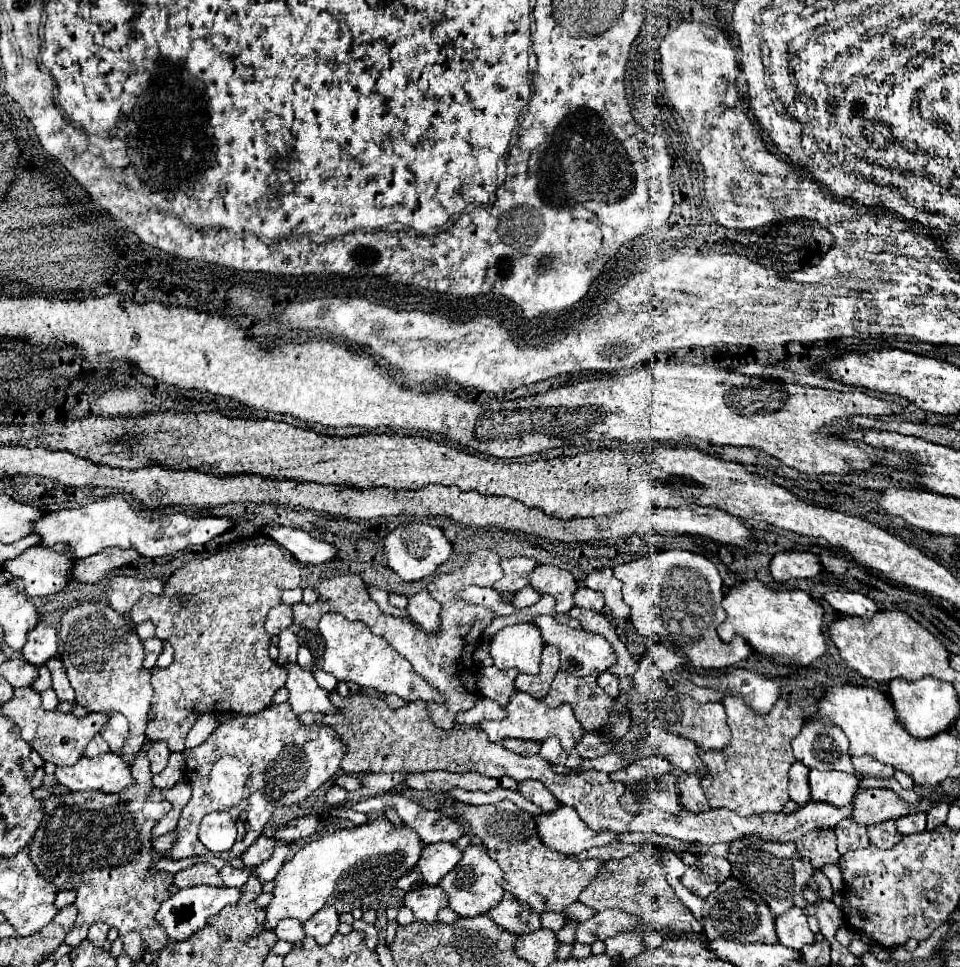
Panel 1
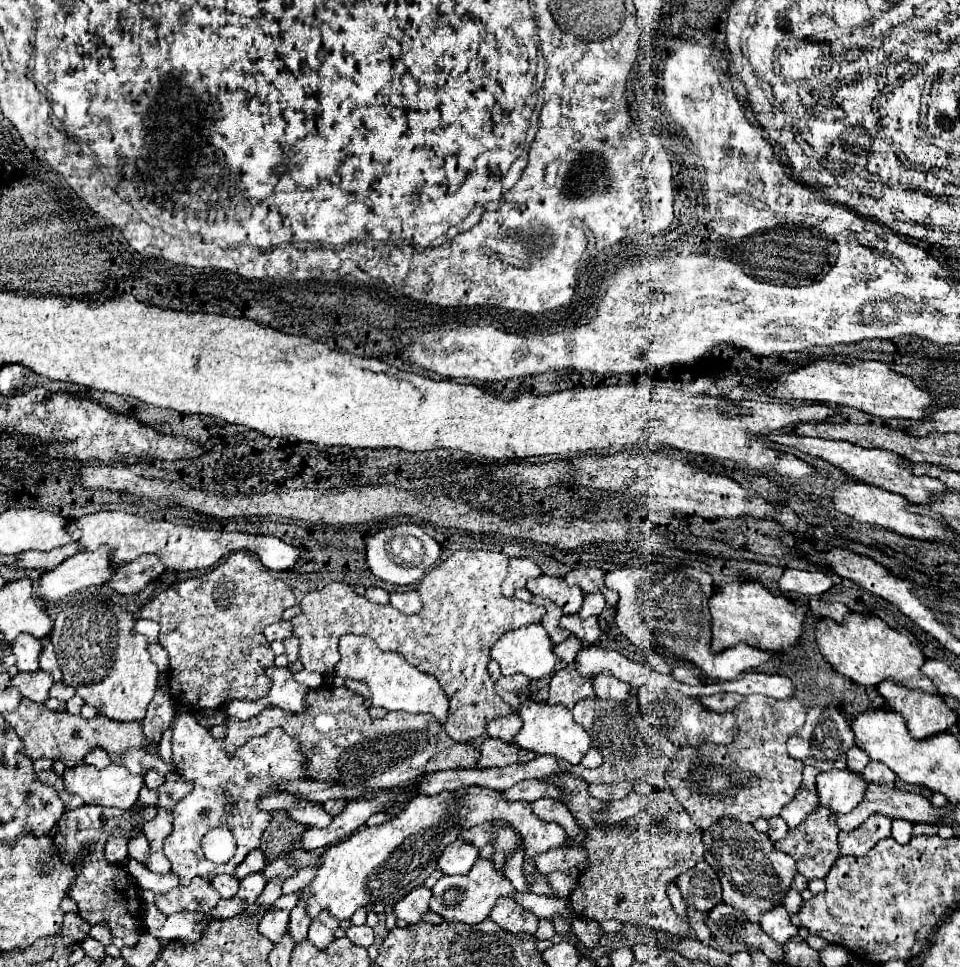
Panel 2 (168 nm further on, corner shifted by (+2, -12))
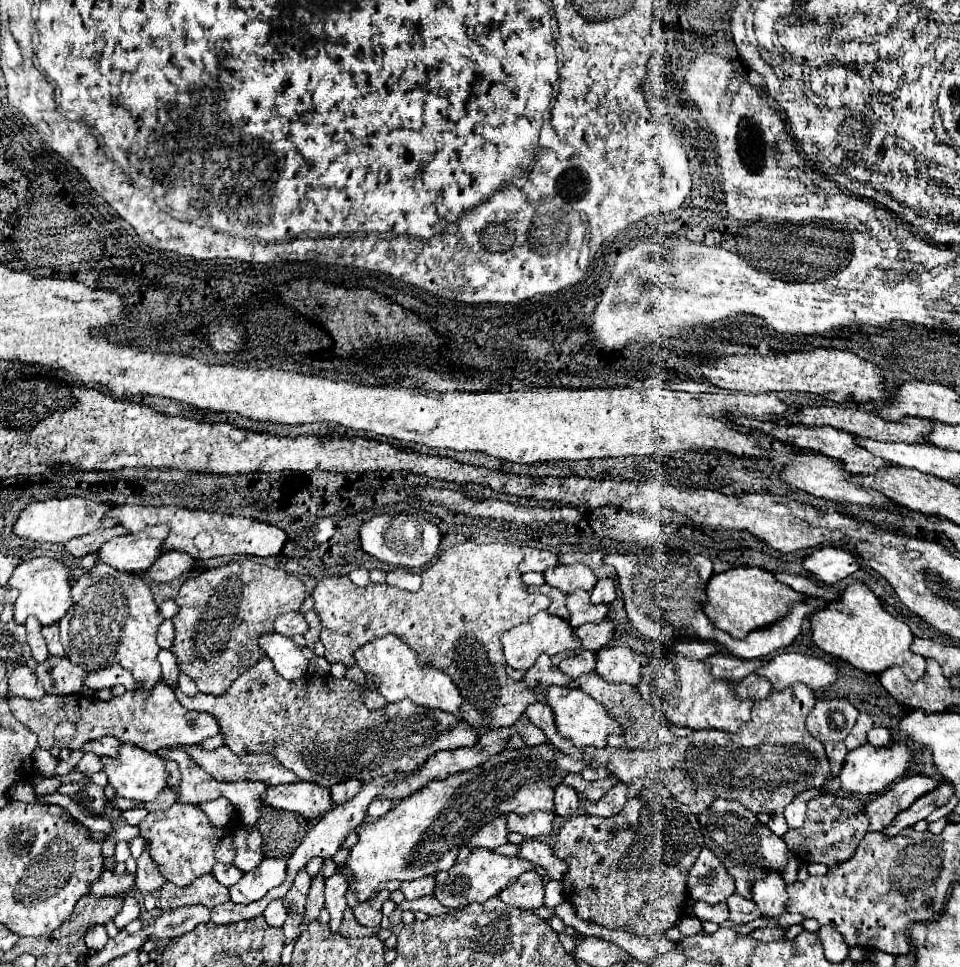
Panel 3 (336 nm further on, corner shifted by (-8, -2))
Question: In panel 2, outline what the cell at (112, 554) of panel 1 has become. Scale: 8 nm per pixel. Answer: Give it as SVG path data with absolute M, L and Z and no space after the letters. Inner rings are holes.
M146 554L146 556L136 558L134 562L118 566L108 586L122 594L136 594L144 590L150 582L158 580L164 570L166 566L154 554Z

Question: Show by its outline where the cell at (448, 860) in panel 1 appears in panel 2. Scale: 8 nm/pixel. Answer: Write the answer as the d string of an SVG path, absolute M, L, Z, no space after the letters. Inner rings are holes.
M456 840L452 842L452 846L448 846L448 850L444 850L444 854L440 856L438 868L444 874L468 874L472 864L480 858L480 848L464 842L464 840Z

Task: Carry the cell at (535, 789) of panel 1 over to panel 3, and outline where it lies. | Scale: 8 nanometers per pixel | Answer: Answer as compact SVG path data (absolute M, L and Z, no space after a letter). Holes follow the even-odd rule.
M560 784L560 786L556 788L556 792L554 792L554 804L556 804L554 814L556 814L556 816L570 818L570 816L578 810L578 802L580 802L580 798L578 798L576 790L570 788L570 786Z

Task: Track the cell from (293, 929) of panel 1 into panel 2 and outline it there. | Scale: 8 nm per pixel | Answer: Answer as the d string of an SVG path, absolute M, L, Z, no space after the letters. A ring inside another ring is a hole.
M268 910L258 926L258 932L266 938L270 938L272 942L278 942L284 934L284 930L288 930L288 918L290 912L286 910Z

